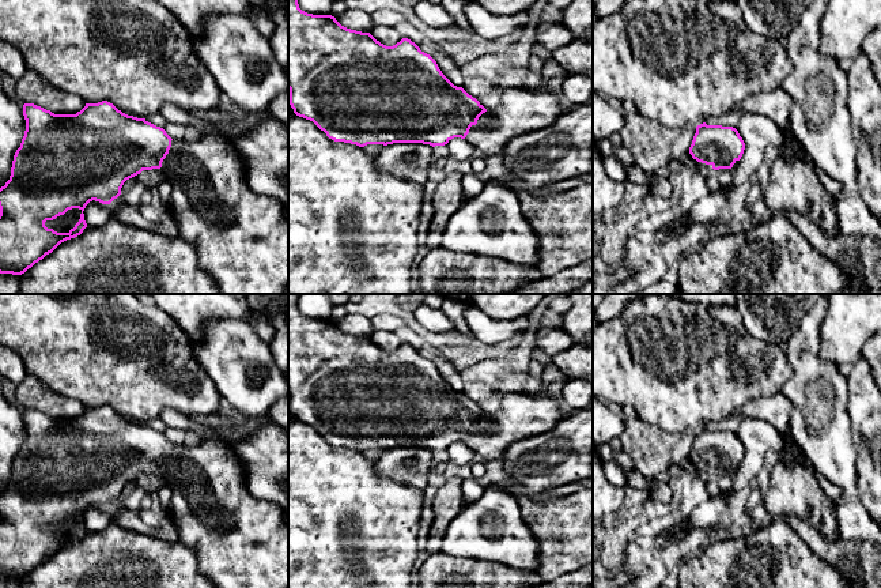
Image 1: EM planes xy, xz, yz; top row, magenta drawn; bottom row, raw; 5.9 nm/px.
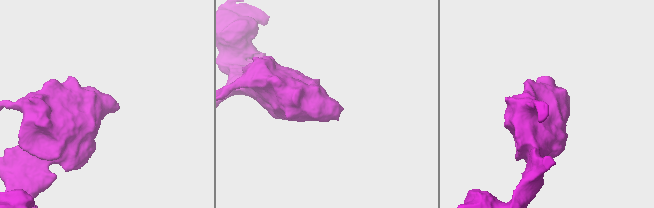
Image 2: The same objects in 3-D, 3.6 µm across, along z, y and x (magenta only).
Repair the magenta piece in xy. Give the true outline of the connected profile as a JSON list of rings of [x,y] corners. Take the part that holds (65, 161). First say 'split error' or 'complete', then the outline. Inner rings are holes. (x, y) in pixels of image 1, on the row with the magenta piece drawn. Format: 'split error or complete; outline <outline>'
split error; outline [[[107,101],[86,103],[76,114],[54,114],[24,103],[23,116],[24,136],[14,155],[10,180],[0,188],[0,274],[24,274],[61,242],[83,233],[87,227],[83,211],[90,201],[110,204],[121,195],[126,180],[143,170],[160,169],[173,186],[167,207],[177,234],[194,248],[200,267],[222,294],[288,294],[288,214],[275,197],[249,188],[243,159],[227,139],[218,135],[205,135],[193,143],[171,139],[163,128],[128,116]],[[72,208],[79,208],[82,214],[68,233],[45,226],[46,220]]]

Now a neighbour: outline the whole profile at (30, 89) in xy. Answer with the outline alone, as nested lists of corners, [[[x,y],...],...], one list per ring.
[[[31,69],[16,82],[15,90],[22,105],[34,103],[54,114],[76,114],[86,106],[79,95],[50,86]]]

